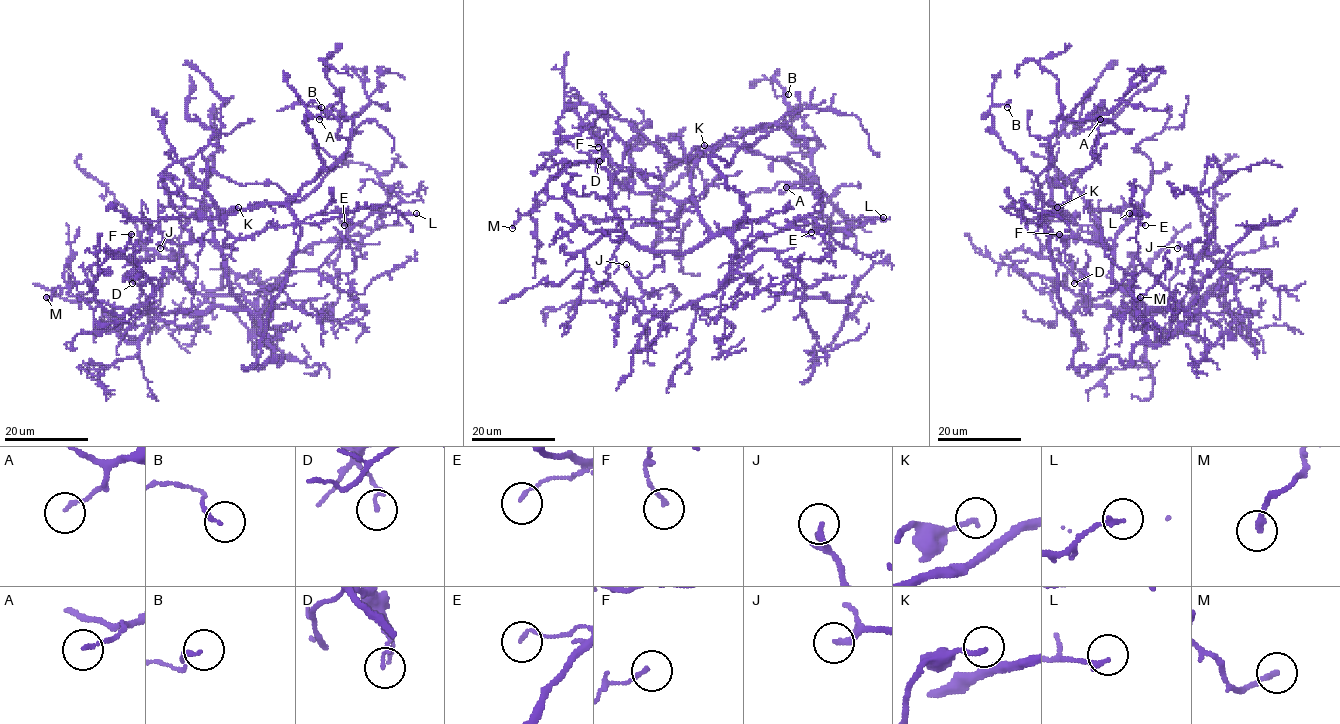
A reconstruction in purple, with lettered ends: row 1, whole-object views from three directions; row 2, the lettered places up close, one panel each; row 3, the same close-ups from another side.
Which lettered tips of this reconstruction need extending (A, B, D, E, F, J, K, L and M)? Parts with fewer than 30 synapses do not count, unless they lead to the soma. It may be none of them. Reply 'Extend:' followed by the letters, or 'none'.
Extend: none

